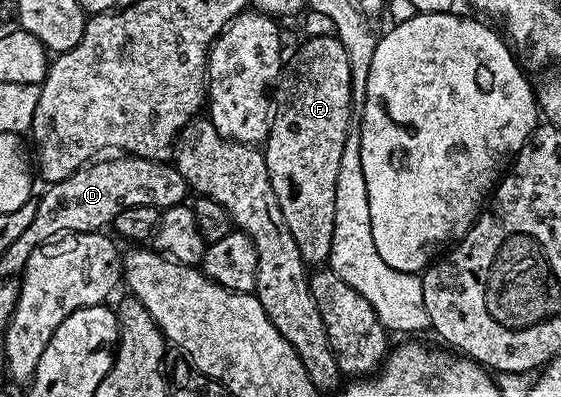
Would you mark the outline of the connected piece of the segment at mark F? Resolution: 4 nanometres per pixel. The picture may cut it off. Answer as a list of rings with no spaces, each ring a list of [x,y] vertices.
[[[336,34],[330,35],[311,35],[304,40],[303,44],[295,55],[284,64],[281,74],[274,86],[271,95],[271,110],[269,119],[268,137],[263,145],[263,154],[267,161],[268,176],[271,177],[271,185],[274,190],[275,199],[282,210],[283,221],[287,224],[287,229],[291,232],[291,237],[295,237],[295,245],[299,247],[301,260],[307,265],[321,265],[328,260],[331,253],[331,237],[335,237],[335,181],[339,181],[339,161],[343,158],[343,149],[347,141],[351,116],[355,111],[351,101],[351,65],[347,61],[347,53],[343,44],[337,40]]]

